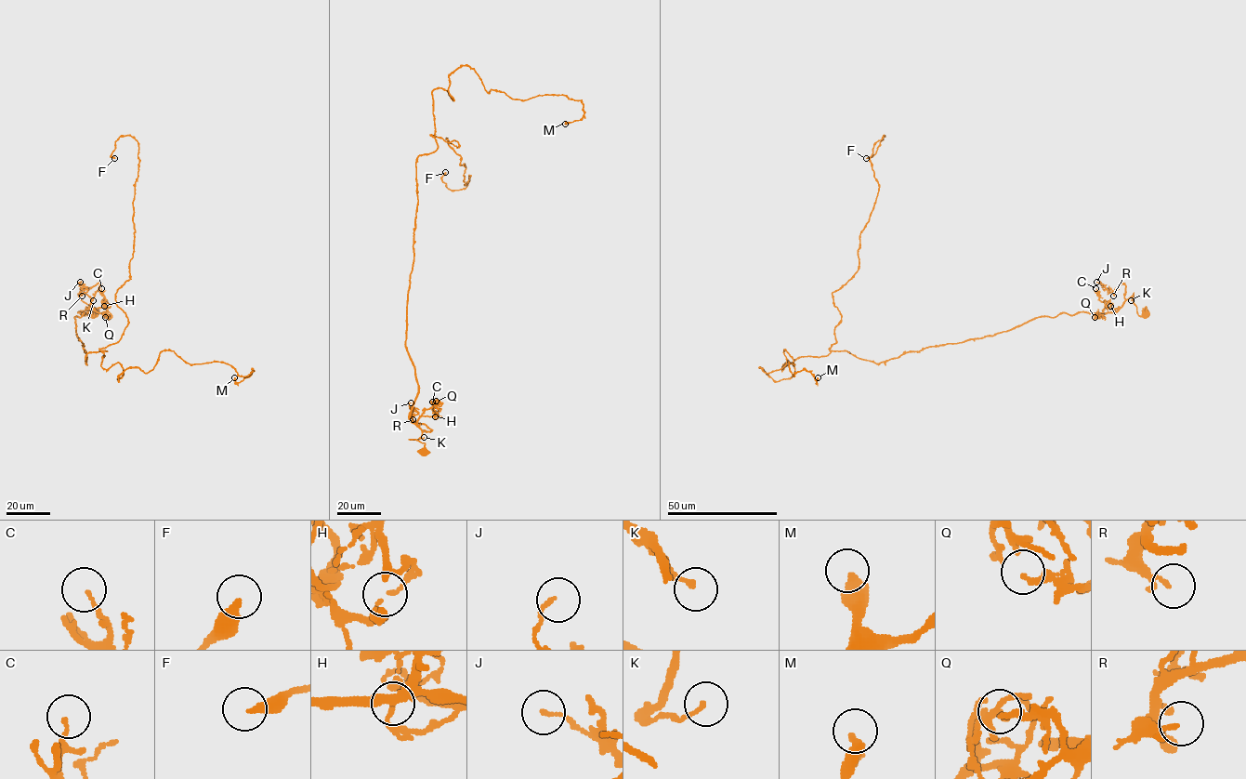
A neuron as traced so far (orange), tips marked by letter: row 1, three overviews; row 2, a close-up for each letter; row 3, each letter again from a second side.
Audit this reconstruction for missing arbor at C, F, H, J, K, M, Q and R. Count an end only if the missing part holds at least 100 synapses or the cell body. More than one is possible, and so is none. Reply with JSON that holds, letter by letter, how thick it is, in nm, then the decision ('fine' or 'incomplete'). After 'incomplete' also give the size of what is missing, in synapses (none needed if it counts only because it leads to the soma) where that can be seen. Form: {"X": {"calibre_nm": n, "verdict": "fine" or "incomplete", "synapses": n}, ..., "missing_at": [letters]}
{"C": {"calibre_nm": 130, "verdict": "fine"}, "F": {"calibre_nm": 360, "verdict": "fine"}, "H": {"calibre_nm": 120, "verdict": "fine"}, "J": {"calibre_nm": 110, "verdict": "fine"}, "K": {"calibre_nm": 120, "verdict": "fine"}, "M": {"calibre_nm": 420, "verdict": "fine"}, "Q": {"calibre_nm": 220, "verdict": "fine"}, "R": {"calibre_nm": 90, "verdict": "fine"}, "missing_at": []}

